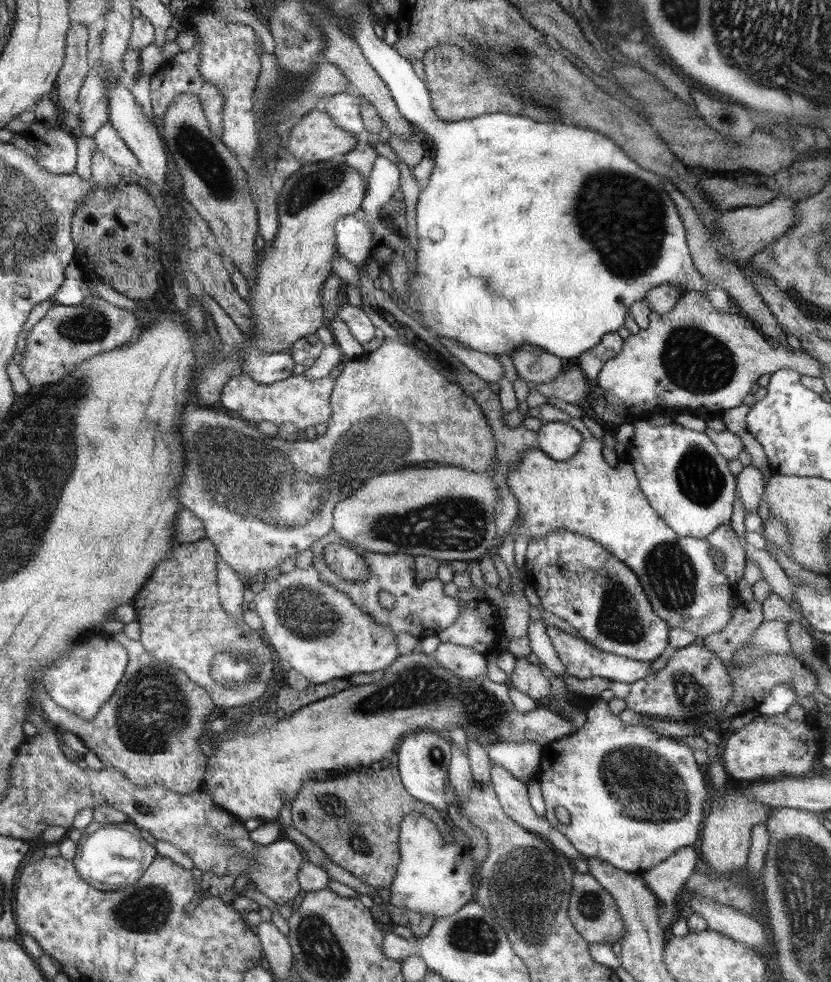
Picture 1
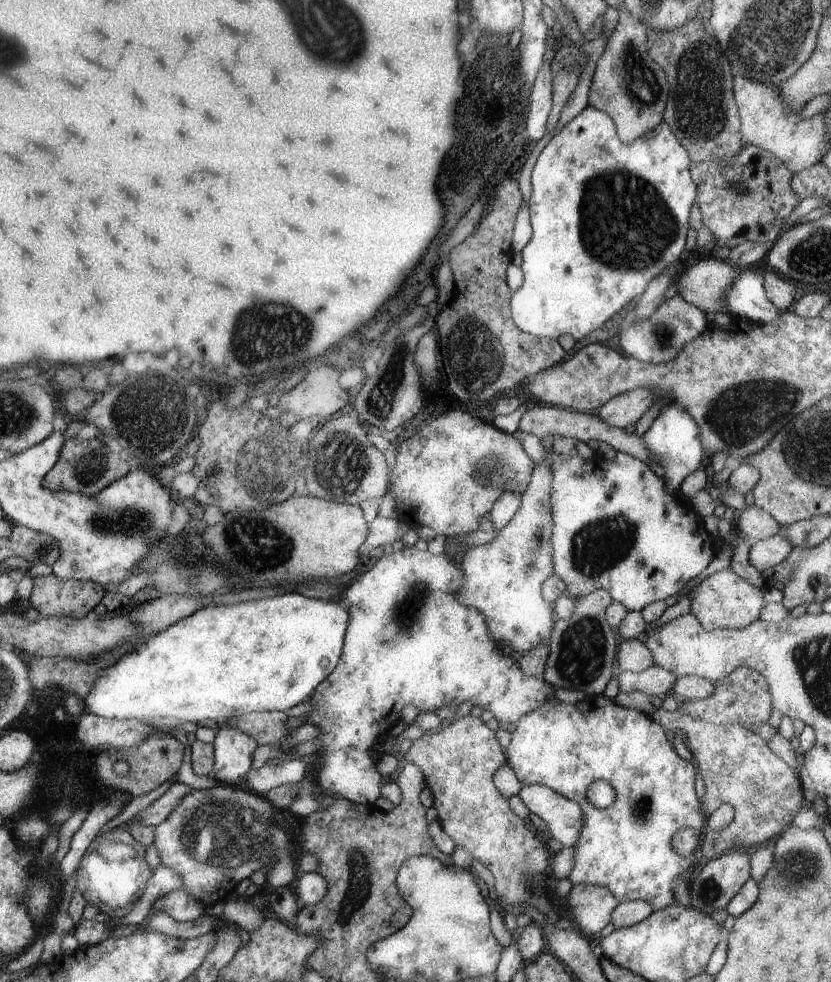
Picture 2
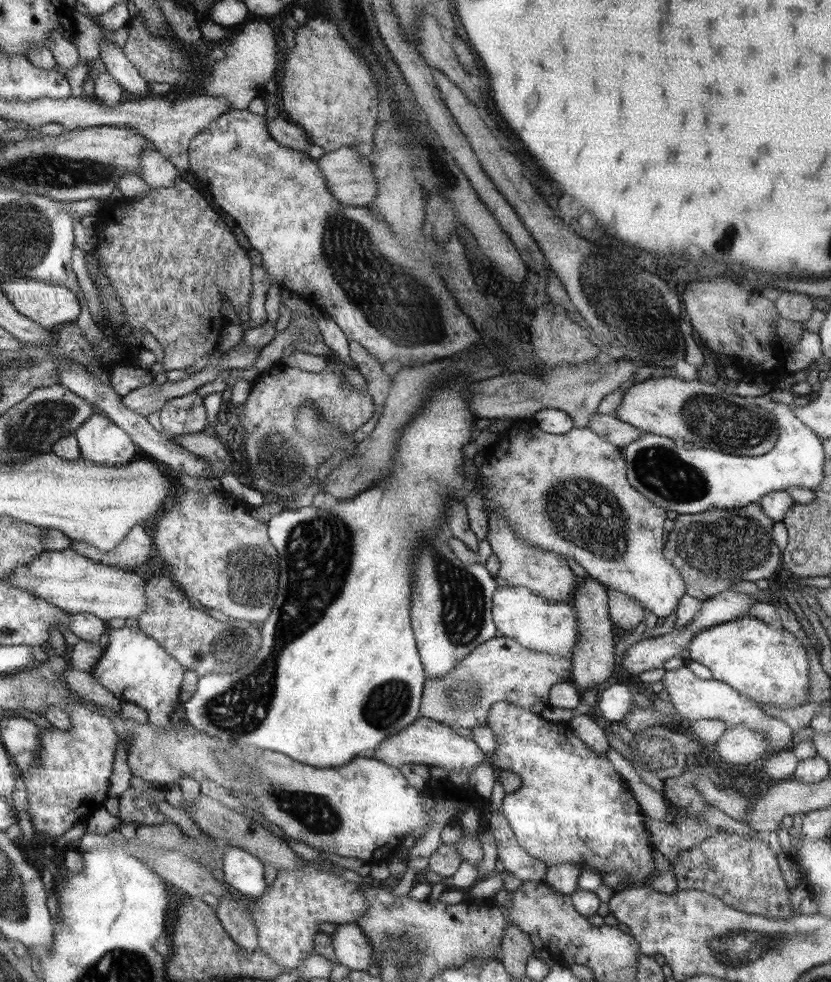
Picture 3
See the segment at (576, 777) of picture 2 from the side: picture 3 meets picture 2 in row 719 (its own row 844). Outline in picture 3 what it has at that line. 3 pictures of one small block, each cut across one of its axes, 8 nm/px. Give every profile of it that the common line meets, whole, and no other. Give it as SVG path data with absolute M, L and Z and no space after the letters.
M497 702L497 704L493 704L493 706L489 708L487 726L489 726L489 728L495 732L495 736L497 736L497 752L495 752L495 754L489 754L489 764L495 766L497 770L509 770L509 772L513 772L515 776L519 776L519 780L521 780L521 788L519 788L515 794L507 794L507 796L503 798L501 812L503 812L503 816L507 818L511 830L513 830L517 842L519 842L519 846L521 846L525 852L529 852L529 854L535 856L537 860L545 862L547 866L555 866L555 864L563 864L563 862L567 862L567 864L569 864L569 862L577 862L577 864L581 864L581 868L595 870L595 872L601 874L601 876L603 876L605 872L613 872L613 870L621 868L621 870L627 872L627 874L625 874L625 882L637 882L637 880L639 880L639 882L645 882L645 880L649 880L649 878L655 874L655 868L653 868L653 854L651 854L655 848L653 848L651 842L649 842L649 834L647 834L645 824L643 824L643 818L645 818L645 816L643 816L643 812L639 810L639 804L637 804L635 798L631 796L627 784L623 784L623 780L615 774L613 764L611 764L607 758L595 754L591 748L587 748L587 746L579 740L579 736L573 734L573 730L571 730L569 724L547 722L547 720L543 720L541 716L537 716L537 714L533 714L533 712L529 712L529 710L519 708L517 704Z

